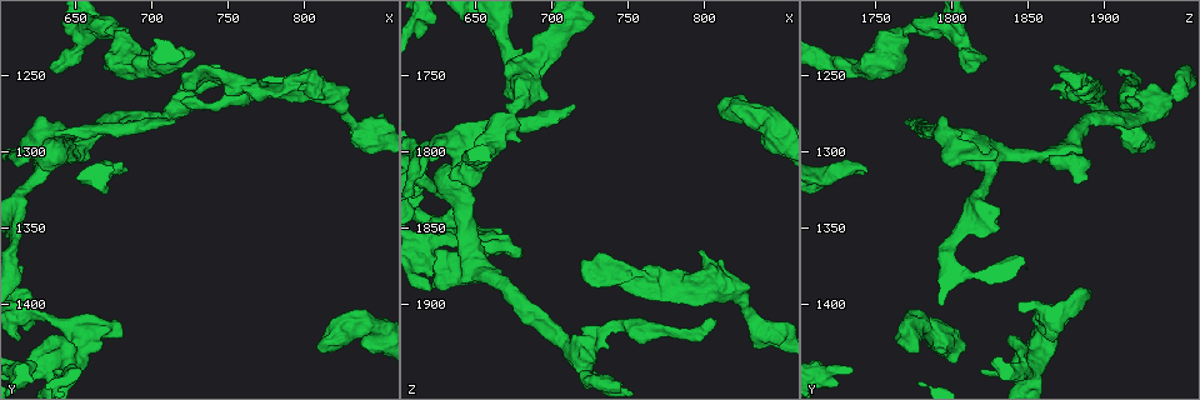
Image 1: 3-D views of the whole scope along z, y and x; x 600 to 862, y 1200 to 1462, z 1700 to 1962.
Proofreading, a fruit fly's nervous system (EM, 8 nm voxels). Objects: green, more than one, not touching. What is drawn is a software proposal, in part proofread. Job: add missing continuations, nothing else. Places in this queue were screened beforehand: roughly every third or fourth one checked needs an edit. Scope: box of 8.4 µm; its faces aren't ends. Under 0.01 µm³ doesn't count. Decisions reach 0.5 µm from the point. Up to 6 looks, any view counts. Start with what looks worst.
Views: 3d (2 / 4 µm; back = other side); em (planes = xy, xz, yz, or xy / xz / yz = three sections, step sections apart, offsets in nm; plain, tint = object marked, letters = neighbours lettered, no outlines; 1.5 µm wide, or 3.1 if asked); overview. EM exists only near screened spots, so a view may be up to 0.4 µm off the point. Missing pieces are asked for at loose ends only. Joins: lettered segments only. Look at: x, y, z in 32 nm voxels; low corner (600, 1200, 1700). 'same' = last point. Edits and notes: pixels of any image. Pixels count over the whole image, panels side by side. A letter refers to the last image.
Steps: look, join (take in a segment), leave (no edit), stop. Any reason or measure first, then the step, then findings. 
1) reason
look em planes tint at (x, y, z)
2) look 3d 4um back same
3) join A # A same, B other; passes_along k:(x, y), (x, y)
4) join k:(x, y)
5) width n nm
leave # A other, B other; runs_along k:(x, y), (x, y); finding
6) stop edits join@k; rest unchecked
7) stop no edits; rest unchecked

an open end
look em 3.1um yz step 16 letters at (812, 1430, 1780)

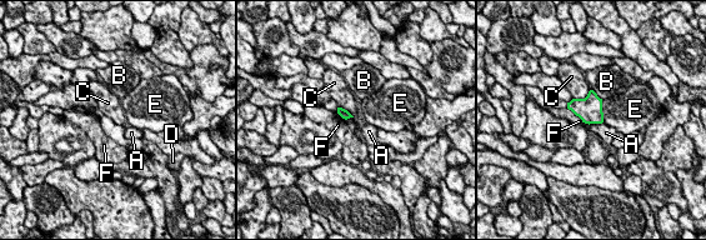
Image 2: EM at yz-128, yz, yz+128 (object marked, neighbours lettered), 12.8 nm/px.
cut it another way
look em 3.1um planes letters same

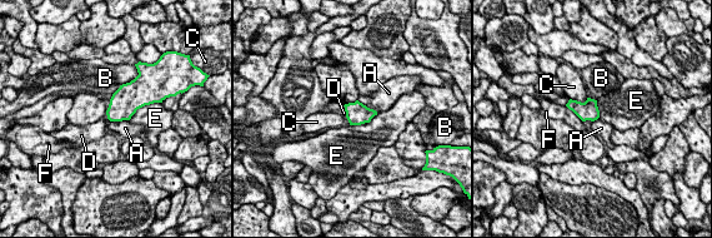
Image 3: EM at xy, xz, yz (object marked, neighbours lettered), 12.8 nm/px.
longest_contact E 400 nm
leave # A other, B other, C other, D other, E other, F other; border 3:(377, 113), (369, 122), (350, 125); none of them fits

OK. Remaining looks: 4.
free end
look 3d 2um at (800, 1260, 1864)

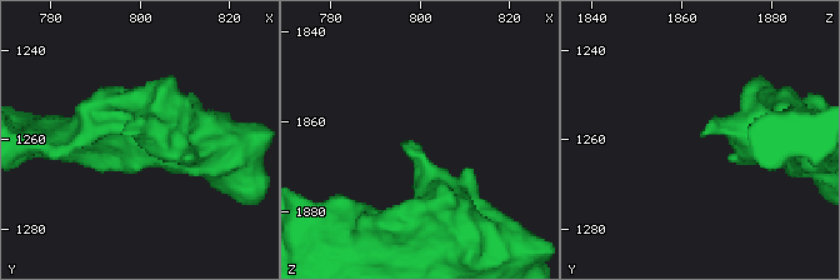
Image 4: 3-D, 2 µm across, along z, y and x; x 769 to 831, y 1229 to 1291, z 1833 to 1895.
need the tissue
look em yz step 4 tint at (798, 1260, 1864)

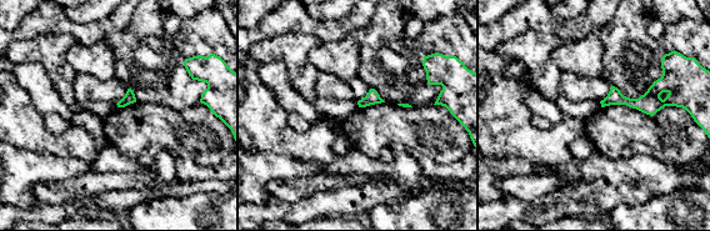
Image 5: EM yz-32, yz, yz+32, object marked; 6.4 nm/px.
another direction
look em planes letters same

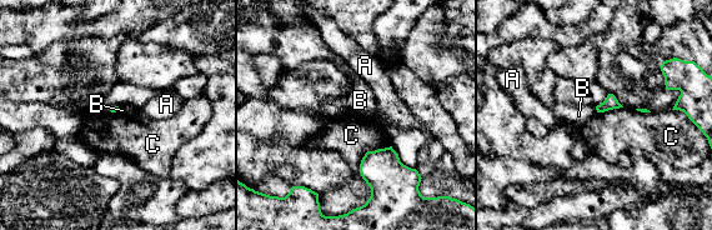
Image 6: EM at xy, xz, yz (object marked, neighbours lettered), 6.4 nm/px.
leave # A other, B other, C other; border 6:(390, 145), (361, 160), (365, 203); none of them fits

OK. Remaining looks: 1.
free end
look em planes letters at (632, 1246, 1814)

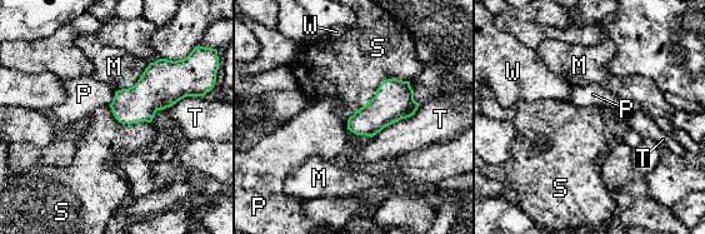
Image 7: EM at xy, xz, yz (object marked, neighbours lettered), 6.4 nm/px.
leave # M other, P other, S other, T other, W other; border 7:(409, 80), (385, 79), (348, 120); no lettered segment goes on from it

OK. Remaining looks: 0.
stop no edits; rest unchecked

